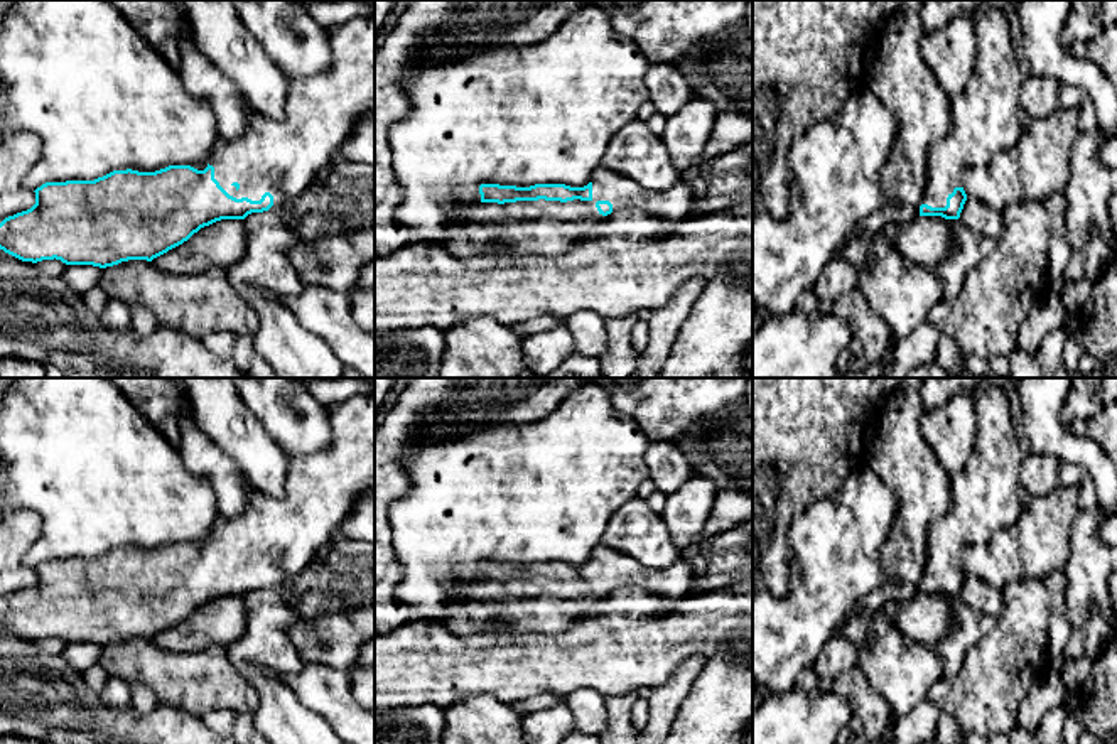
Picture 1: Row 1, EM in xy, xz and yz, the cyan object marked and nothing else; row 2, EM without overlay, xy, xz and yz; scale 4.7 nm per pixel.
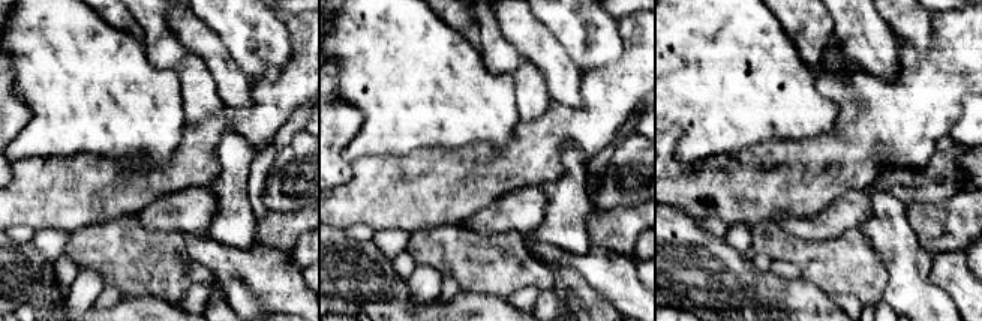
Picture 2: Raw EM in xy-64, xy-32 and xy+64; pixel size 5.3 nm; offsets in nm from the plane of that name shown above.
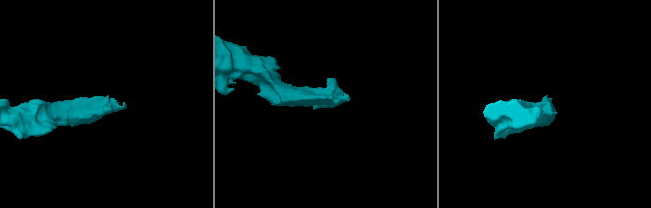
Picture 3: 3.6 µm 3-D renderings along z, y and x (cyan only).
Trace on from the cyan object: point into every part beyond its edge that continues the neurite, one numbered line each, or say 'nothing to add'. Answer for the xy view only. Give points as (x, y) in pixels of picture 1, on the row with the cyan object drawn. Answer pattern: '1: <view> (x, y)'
1: xy (274, 156)

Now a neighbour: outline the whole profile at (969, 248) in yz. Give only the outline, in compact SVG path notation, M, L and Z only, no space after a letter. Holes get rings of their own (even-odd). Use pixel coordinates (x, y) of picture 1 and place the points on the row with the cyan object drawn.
M947 219L947 223L955 245L933 272L945 283L943 299L953 300L967 273L996 250L997 240L974 233L960 219Z

